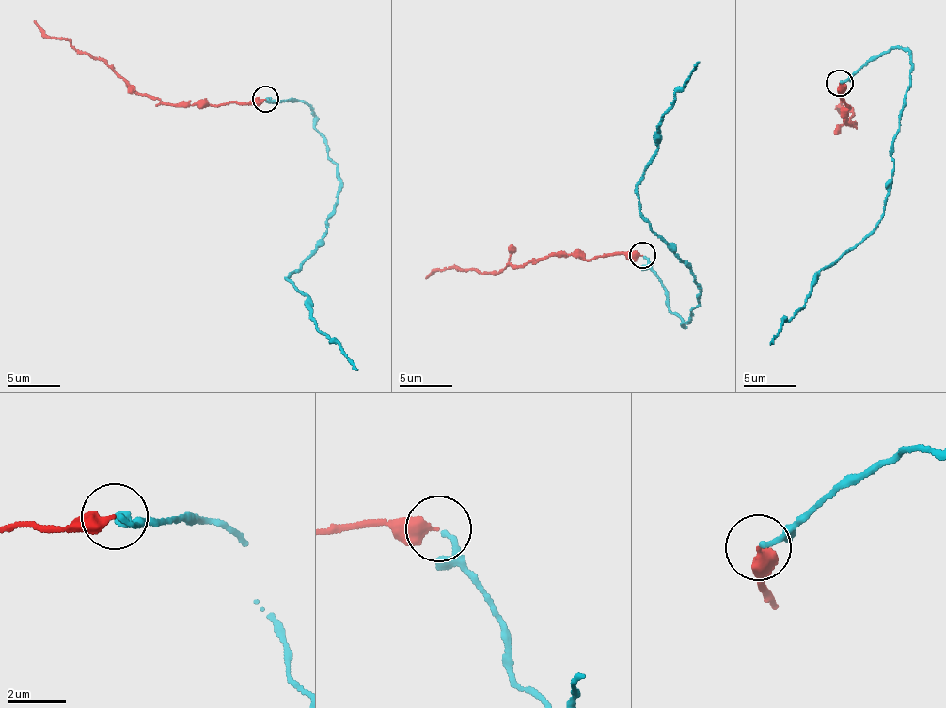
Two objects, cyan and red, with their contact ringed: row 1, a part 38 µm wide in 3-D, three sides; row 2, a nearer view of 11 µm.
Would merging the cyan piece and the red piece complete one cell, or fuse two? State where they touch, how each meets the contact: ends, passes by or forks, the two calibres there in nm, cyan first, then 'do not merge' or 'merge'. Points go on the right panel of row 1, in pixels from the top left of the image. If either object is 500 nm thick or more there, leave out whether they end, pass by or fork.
(839, 83) | cyan ends | red ends | 170/400 nm | merge

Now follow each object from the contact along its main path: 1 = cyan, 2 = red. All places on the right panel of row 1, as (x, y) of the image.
1: (840, 81), (901, 47), (913, 64), (883, 215), (818, 274), (804, 306), (769, 344)
2: (840, 83), (840, 95), (850, 109), (847, 125), (852, 126), (852, 111), (837, 107), (839, 111), (841, 100)

